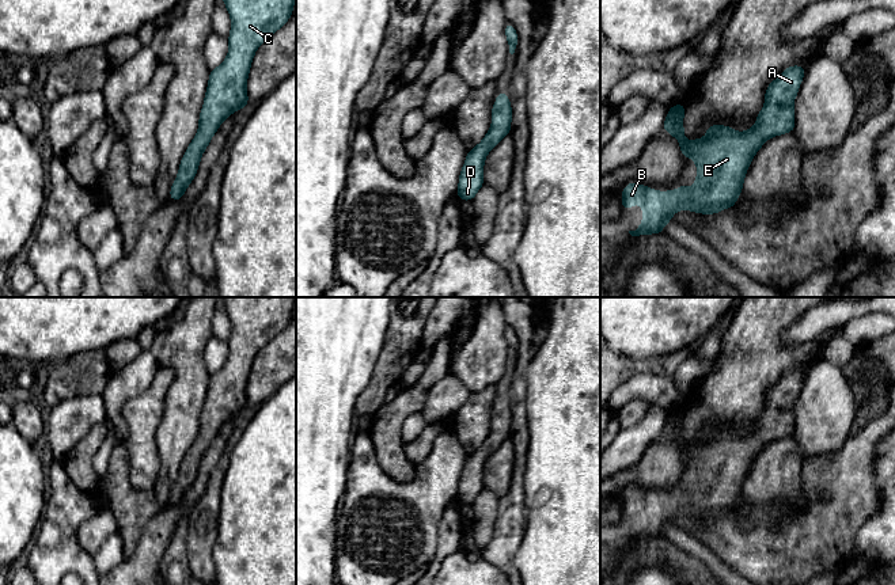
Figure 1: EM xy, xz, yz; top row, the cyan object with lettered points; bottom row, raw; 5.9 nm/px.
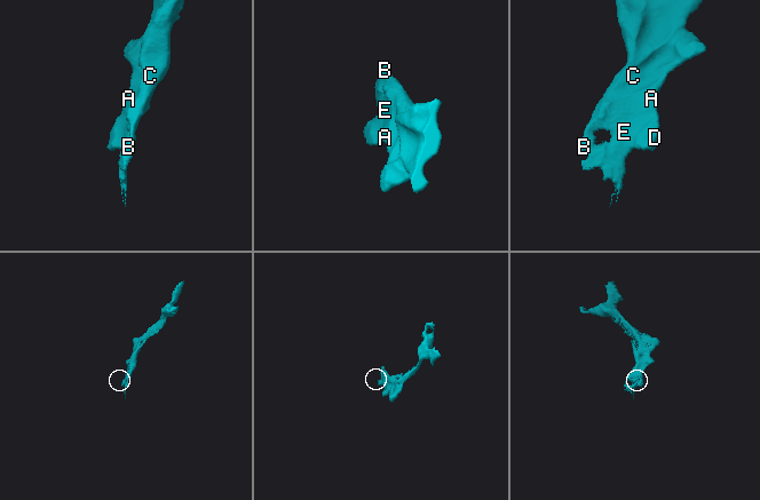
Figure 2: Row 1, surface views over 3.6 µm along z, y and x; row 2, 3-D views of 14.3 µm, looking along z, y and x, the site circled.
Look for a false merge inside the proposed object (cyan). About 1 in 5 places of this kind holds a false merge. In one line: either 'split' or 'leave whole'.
leave whole

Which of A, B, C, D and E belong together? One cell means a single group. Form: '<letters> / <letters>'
A B C D E

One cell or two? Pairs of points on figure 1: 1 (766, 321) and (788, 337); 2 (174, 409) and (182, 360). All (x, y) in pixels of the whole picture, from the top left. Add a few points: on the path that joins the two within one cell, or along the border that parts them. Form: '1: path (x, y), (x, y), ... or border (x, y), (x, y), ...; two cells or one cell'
1: border (806, 311), (781, 333), (781, 342), (785, 348); two cells
2: path (182, 397), (182, 372); one cell

